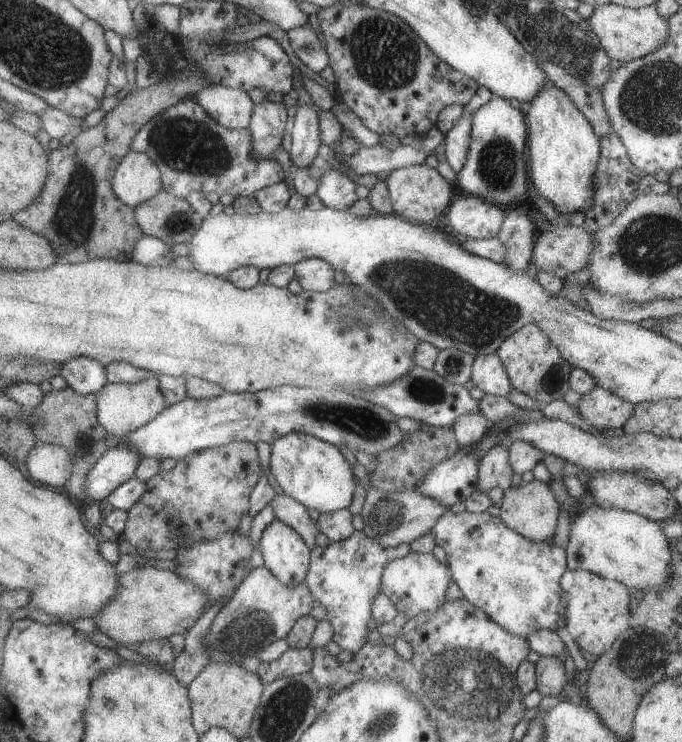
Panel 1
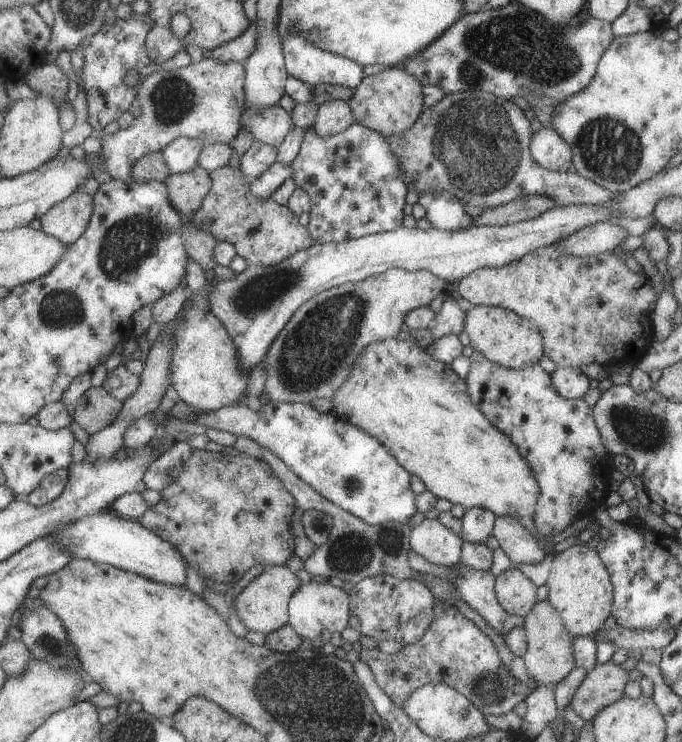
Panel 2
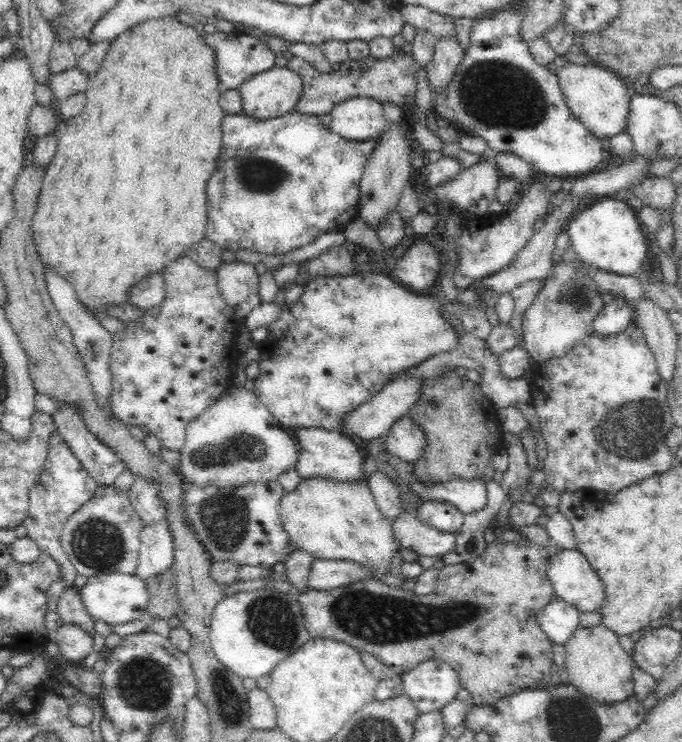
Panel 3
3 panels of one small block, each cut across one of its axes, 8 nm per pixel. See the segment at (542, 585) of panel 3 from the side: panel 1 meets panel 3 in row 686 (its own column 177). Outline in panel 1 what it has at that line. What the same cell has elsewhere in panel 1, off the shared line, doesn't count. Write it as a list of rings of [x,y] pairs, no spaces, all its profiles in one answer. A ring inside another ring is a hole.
[[[233,441],[232,443],[200,450],[188,454],[176,461],[172,470],[159,471],[148,478],[146,488],[138,501],[127,511],[124,526],[125,540],[138,551],[175,548],[180,543],[179,534],[175,528],[184,527],[187,540],[203,540],[218,537],[220,534],[237,530],[237,524],[249,508],[248,498],[251,490],[261,476],[261,466],[255,445],[247,441]]]

